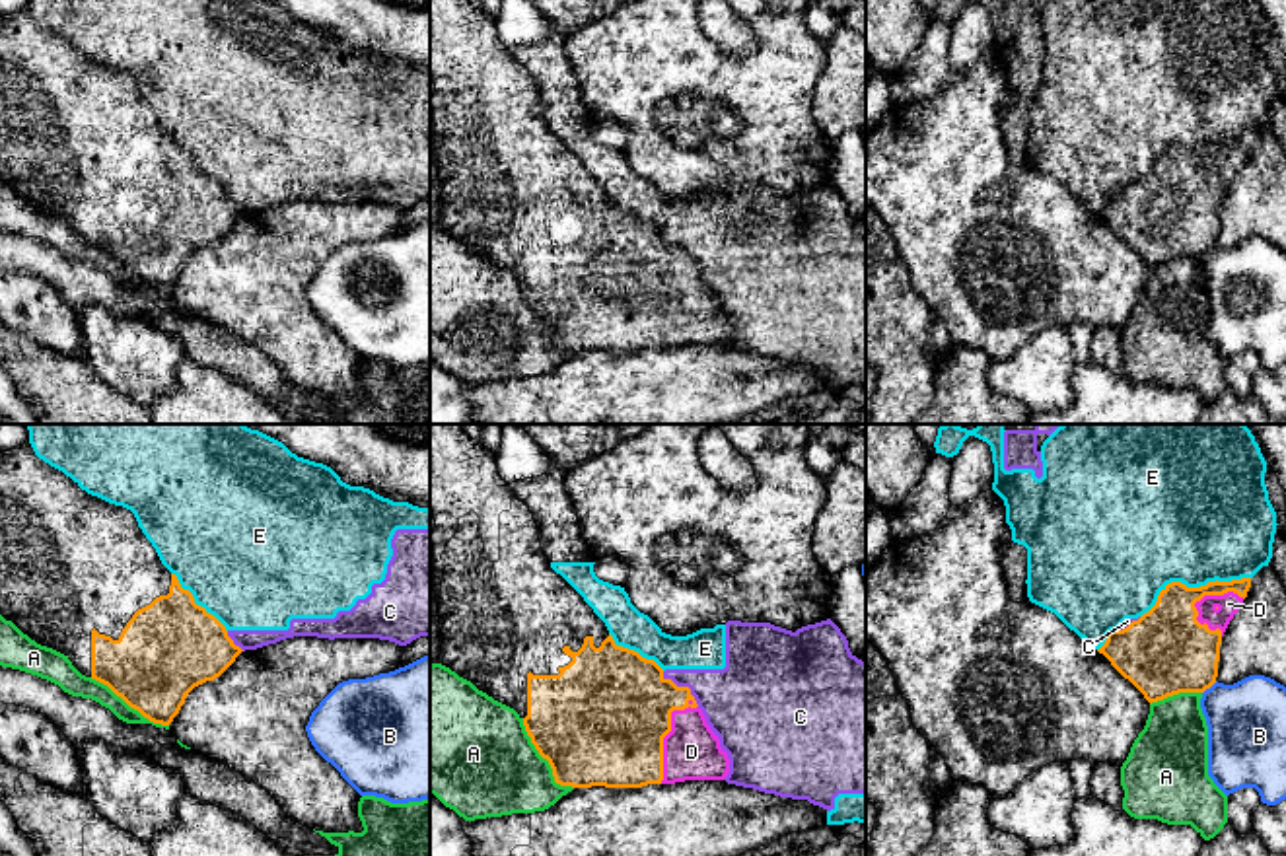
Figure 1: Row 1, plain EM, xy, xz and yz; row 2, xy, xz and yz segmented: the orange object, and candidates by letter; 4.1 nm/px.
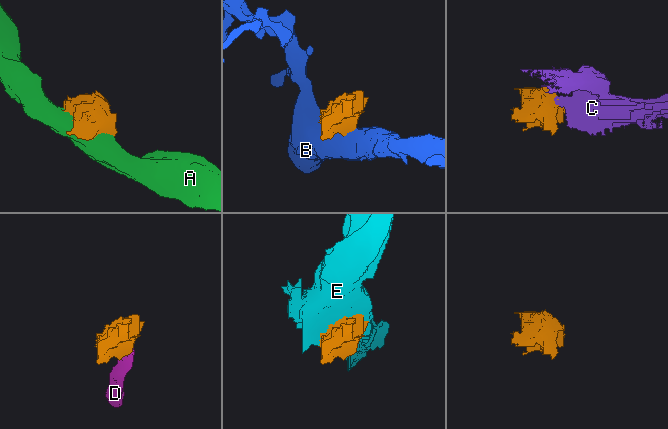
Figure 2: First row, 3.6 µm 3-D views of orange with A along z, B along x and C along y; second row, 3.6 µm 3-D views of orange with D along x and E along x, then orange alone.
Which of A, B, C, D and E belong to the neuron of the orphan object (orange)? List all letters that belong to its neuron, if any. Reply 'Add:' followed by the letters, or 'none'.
Add: D

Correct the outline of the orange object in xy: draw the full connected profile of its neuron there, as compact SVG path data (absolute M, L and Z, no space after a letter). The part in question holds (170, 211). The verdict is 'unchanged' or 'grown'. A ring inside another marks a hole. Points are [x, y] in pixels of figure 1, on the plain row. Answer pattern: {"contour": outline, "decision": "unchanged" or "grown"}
{"contour": "M31 8L0 18L0 179L41 210L64 218L154 288L169 290L187 259L220 241L243 216L160 125L134 78L88 58L39 23Z", "decision": "grown"}

